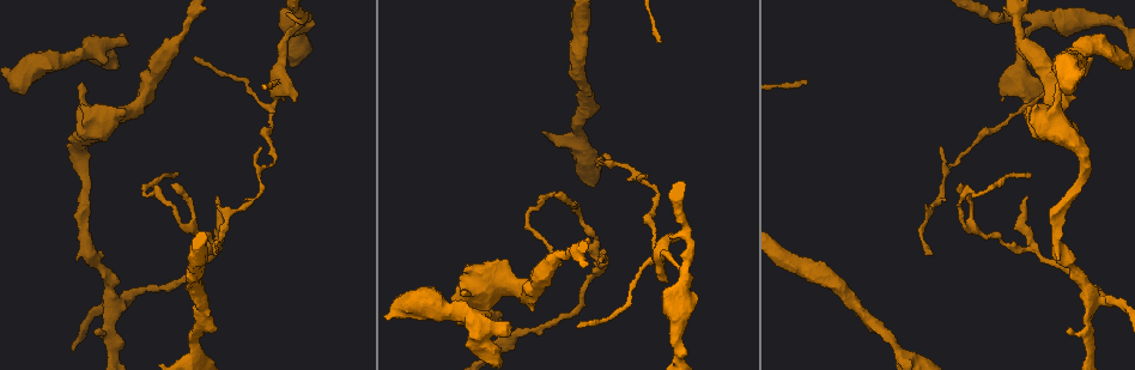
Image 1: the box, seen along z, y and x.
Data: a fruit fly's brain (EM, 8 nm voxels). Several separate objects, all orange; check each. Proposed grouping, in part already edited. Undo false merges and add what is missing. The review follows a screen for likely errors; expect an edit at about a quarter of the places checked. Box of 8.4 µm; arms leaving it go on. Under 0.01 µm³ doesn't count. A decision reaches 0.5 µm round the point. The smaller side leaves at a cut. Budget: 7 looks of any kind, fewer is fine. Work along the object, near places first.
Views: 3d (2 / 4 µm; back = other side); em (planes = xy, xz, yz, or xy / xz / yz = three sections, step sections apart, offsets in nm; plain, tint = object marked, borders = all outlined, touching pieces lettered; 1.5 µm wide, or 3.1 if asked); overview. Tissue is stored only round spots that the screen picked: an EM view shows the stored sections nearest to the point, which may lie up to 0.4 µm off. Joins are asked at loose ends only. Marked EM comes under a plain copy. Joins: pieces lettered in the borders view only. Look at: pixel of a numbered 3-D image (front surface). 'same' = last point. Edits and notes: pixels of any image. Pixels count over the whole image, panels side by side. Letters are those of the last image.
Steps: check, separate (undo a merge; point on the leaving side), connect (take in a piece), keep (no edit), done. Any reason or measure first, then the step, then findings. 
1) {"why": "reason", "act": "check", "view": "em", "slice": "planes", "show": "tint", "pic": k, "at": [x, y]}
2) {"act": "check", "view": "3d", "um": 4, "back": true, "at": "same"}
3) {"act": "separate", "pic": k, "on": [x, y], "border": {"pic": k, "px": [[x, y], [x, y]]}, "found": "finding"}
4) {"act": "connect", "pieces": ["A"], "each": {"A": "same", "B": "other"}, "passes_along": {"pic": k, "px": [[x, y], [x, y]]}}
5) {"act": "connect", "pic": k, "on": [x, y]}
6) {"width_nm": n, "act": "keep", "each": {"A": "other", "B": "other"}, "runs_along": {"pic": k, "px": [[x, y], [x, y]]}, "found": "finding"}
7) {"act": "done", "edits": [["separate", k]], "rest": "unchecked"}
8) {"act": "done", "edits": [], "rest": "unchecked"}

{"act": "check", "view": "em", "slice": "planes", "show": "borders", "pic": 1, "at": [297, 101]}

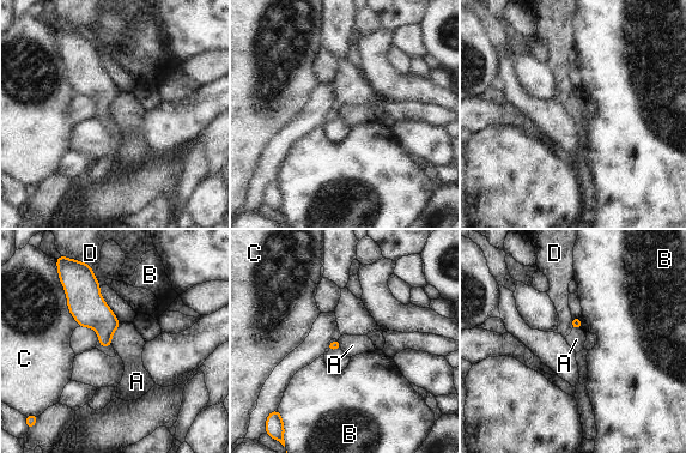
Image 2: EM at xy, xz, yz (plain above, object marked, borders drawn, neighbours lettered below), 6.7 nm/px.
{"act": "keep", "each": {"A": "other", "B": "other", "C": "other", "D": "other"}, "border": {"pic": 2, "px": [[121, 324], [114, 332], [110, 344]]}, "found": "no lettered piece goes on from it"}

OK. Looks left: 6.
{"why": "free end", "act": "check", "view": "em", "slice": "planes", "show": "borders", "pic": 1, "at": [508, 329]}

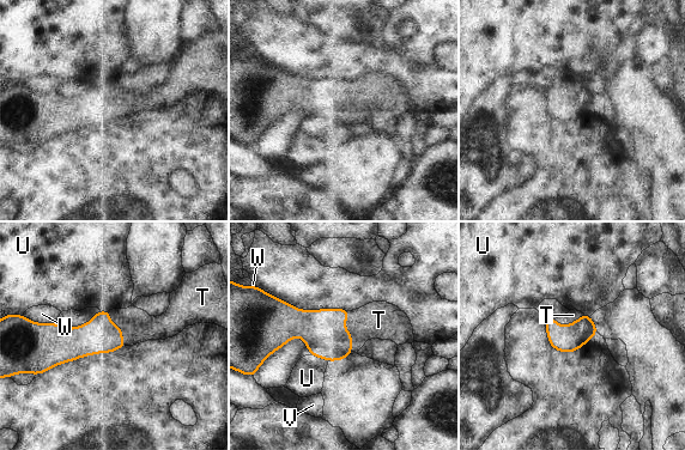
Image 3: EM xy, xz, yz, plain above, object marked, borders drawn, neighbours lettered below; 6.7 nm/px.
{"act": "connect", "pieces": ["T"], "each": {"T": "same", "U": "other", "V": "other", "W": "other"}, "passes_along": {"pic": 3, "px": [[323, 332], [349, 332], [379, 320]]}, "found": "the cell continues"}

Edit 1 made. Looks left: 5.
{"why": "thick turns thin", "act": "check", "view": "3d", "um": 2, "pic": 1, "at": [116, 300]}

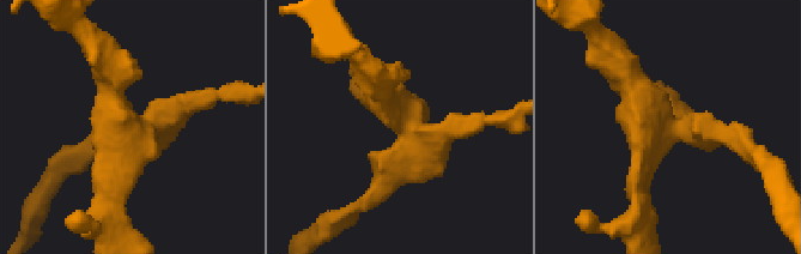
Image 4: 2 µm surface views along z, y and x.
{"arms": 4, "act": "check", "view": "em", "slice": "xy", "step": 4, "show": "borders", "pic": 4, "at": [128, 134]}

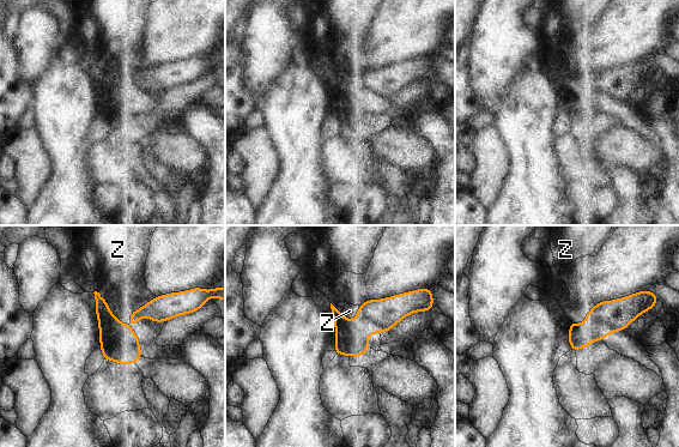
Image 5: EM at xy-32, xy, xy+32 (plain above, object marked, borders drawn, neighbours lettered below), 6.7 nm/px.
{"width_nm": 160, "longest_contact_nm": ["Z", 260], "act": "separate", "pic": 5, "on": [375, 315], "each": {"Z": "other"}, "found": "a second cell is stuck on"}

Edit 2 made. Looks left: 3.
{"act": "done", "edits": [["connect", 3], ["separate", 5]], "rest": "unchecked"}

